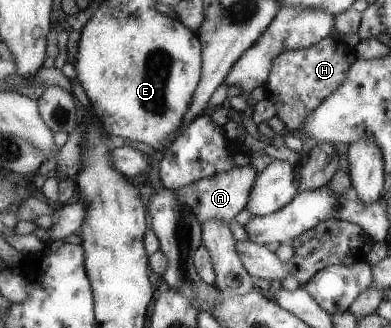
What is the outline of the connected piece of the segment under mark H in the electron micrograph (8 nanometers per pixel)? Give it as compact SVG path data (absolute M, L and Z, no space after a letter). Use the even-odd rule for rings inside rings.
M337 36L324 37L305 49L284 51L273 58L272 72L268 84L264 86L267 90L266 99L272 101L276 116L289 131L302 130L310 114L314 114L321 102L342 86L356 60L355 47L348 46Z

